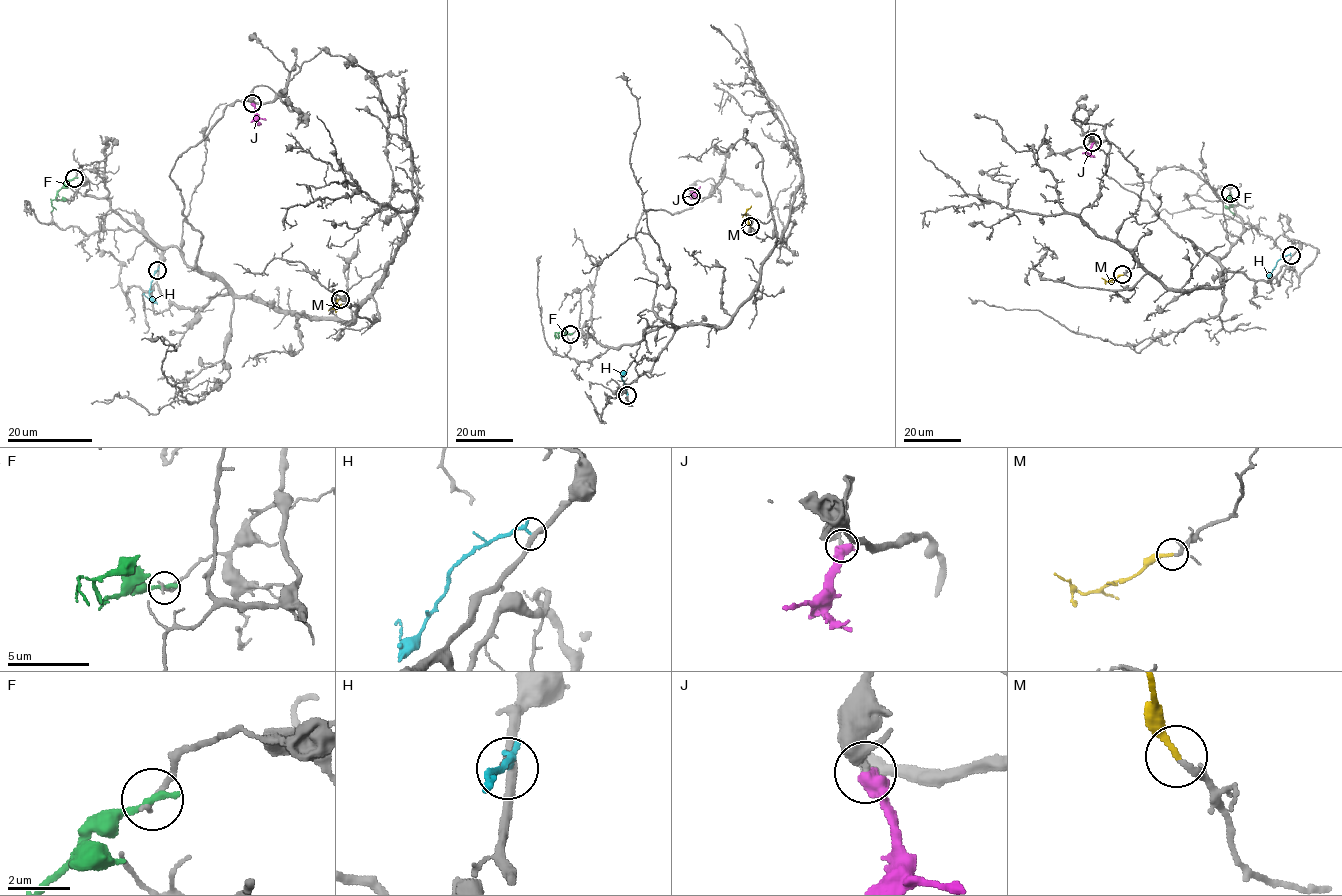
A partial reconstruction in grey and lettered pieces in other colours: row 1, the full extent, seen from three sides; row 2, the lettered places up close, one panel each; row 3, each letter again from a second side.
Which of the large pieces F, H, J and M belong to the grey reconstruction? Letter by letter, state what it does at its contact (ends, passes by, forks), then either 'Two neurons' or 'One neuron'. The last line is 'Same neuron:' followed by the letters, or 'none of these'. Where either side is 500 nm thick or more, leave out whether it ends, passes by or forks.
F: It ends there. Two neurons
H: It ends there. Two neurons
J: Two neurons
M: It ends there. One neuron
Same neuron: M

